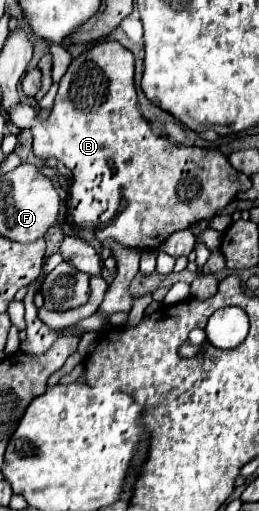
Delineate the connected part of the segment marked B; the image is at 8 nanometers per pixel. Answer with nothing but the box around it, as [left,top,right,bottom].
[27,42,241,274]

